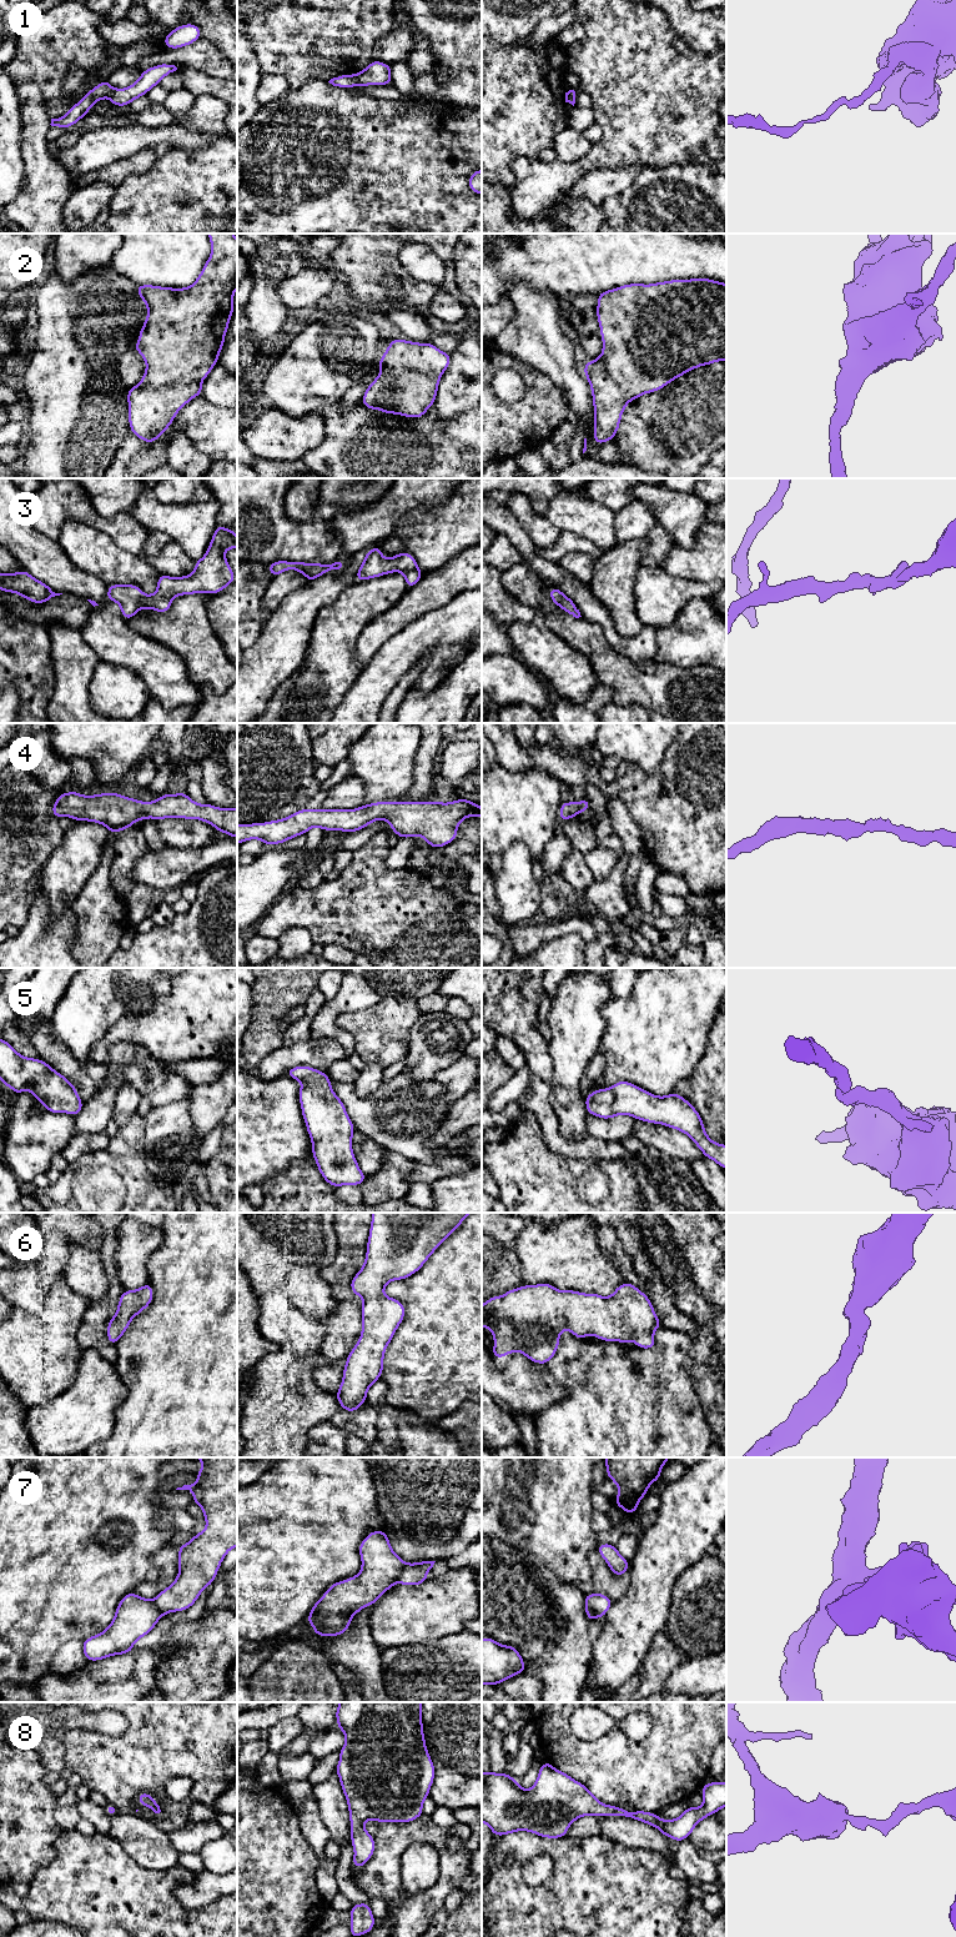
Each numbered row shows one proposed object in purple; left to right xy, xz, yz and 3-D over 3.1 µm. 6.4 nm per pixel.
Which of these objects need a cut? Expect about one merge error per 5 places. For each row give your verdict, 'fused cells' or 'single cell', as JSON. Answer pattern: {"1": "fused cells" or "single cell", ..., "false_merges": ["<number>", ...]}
{"1": "fused cells", "2": "single cell", "3": "single cell", "4": "single cell", "5": "single cell", "6": "single cell", "7": "fused cells", "8": "single cell", "false_merges": ["1", "7"]}

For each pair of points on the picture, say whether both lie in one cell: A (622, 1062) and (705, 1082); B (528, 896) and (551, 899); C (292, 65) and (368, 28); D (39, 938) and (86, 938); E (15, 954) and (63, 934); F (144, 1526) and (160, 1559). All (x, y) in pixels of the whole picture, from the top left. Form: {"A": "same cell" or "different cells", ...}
{"A": "different cells", "B": "different cells", "C": "same cell", "D": "different cells", "E": "same cell", "F": "different cells"}

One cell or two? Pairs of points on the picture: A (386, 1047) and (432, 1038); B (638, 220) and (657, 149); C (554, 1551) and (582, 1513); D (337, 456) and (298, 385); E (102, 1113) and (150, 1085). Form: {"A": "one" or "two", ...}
{"A": "two", "B": "two", "C": "one", "D": "two", "E": "two"}

